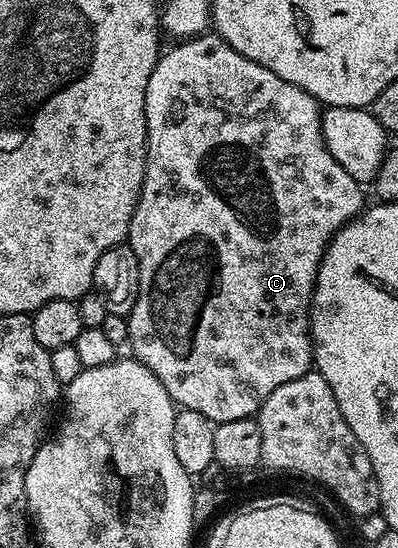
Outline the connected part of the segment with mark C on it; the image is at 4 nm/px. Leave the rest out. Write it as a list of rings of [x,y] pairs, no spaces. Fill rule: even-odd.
[[[203,34],[183,39],[175,48],[159,55],[156,66],[148,78],[146,91],[146,169],[144,182],[130,220],[130,249],[138,259],[138,293],[128,323],[133,359],[140,361],[168,390],[178,408],[200,410],[204,418],[215,424],[236,422],[257,417],[260,406],[284,382],[292,382],[311,371],[314,349],[310,347],[310,299],[318,264],[326,252],[326,245],[346,223],[363,211],[363,185],[332,158],[322,137],[323,109],[300,86],[284,82],[280,74],[264,70],[252,58],[244,58],[224,38],[217,34]]]

